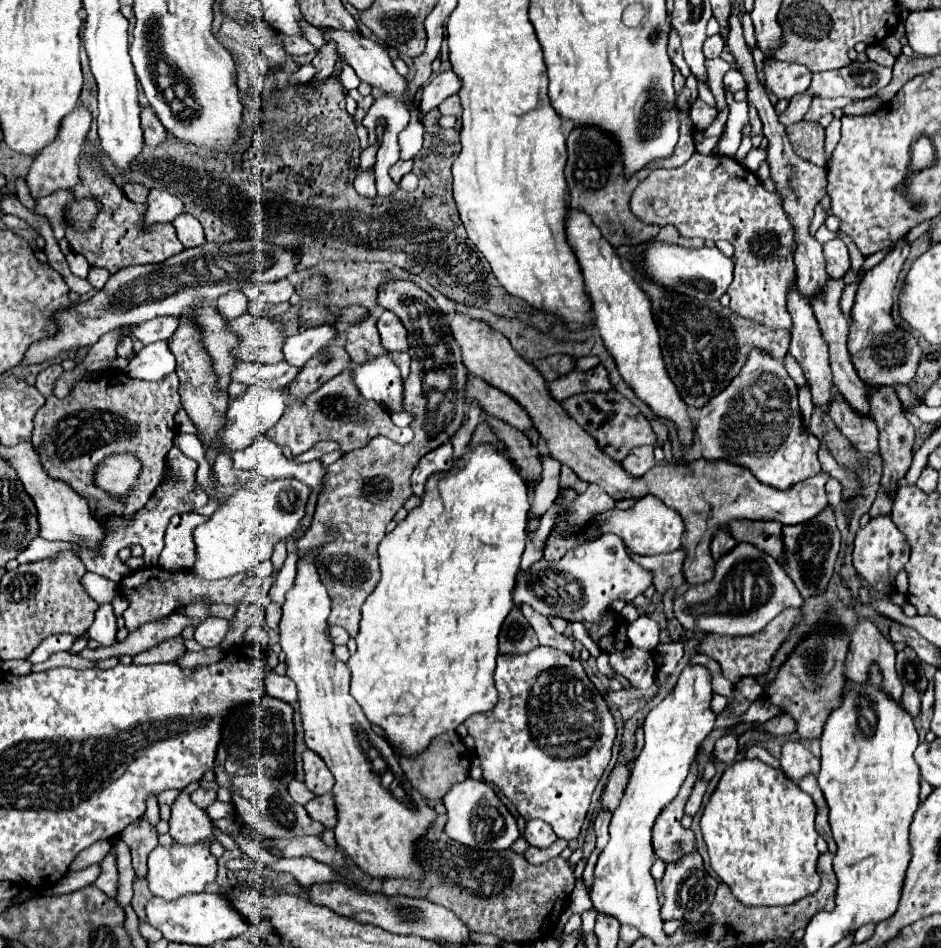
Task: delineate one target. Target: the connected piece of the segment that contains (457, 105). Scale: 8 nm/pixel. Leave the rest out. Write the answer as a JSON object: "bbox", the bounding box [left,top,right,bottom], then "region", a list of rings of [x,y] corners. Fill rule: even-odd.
{"bbox":[439,94,461,116],"region":[[[453,94],[453,96],[449,96],[445,102],[441,102],[439,104],[439,112],[443,114],[443,116],[449,116],[449,114],[453,114],[453,116],[461,116],[461,100],[459,100],[459,96],[457,94]]]}

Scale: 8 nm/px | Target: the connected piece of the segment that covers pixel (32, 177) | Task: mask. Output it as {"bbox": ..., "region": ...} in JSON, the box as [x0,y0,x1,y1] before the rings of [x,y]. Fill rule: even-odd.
{"bbox":[27,106,91,200],"region":[[[87,106],[75,108],[75,112],[65,118],[65,124],[61,124],[61,132],[59,132],[57,140],[53,144],[49,144],[49,148],[45,148],[45,152],[41,152],[33,160],[33,164],[29,168],[29,174],[27,174],[27,186],[31,190],[31,198],[33,200],[49,196],[49,194],[53,194],[59,188],[69,190],[69,188],[73,188],[79,182],[77,160],[79,160],[79,154],[83,150],[89,126],[91,126],[91,114],[89,114]]]}

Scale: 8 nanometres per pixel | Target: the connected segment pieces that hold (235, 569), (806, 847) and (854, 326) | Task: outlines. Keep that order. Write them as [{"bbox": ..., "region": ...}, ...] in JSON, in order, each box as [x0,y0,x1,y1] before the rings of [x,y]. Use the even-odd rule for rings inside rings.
[{"bbox":[191,478,311,580],"region":[[[279,478],[253,482],[249,480],[233,496],[227,498],[225,508],[217,510],[209,522],[195,528],[193,538],[197,544],[197,562],[191,568],[205,580],[227,578],[255,568],[259,562],[271,558],[273,546],[287,538],[305,516],[305,504],[311,488],[297,478]]]},{"bbox":[701,758,819,906],"region":[[[757,758],[735,762],[723,772],[701,816],[701,832],[709,848],[711,868],[745,906],[789,906],[797,898],[813,894],[819,888],[815,870],[819,856],[815,848],[815,840],[819,838],[815,830],[815,812],[813,800],[779,768],[767,766]]]},{"bbox":[849,238,921,386],"region":[[[899,238],[891,252],[869,272],[865,272],[851,312],[849,326],[849,352],[853,356],[853,364],[863,382],[869,386],[893,386],[893,384],[911,384],[917,364],[921,360],[921,348],[917,338],[909,332],[903,332],[891,320],[893,306],[893,288],[899,280],[899,272],[903,268],[905,258],[909,256],[907,238]]]}]

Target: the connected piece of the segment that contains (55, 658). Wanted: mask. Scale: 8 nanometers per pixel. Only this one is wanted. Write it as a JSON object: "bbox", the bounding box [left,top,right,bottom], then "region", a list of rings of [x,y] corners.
{"bbox":[33,652,93,672],"region":[[[55,652],[43,664],[35,664],[33,672],[49,670],[49,668],[55,668],[55,666],[89,666],[89,668],[93,668],[93,662],[89,662],[85,658],[79,658],[79,656],[73,656],[69,652]]]}

